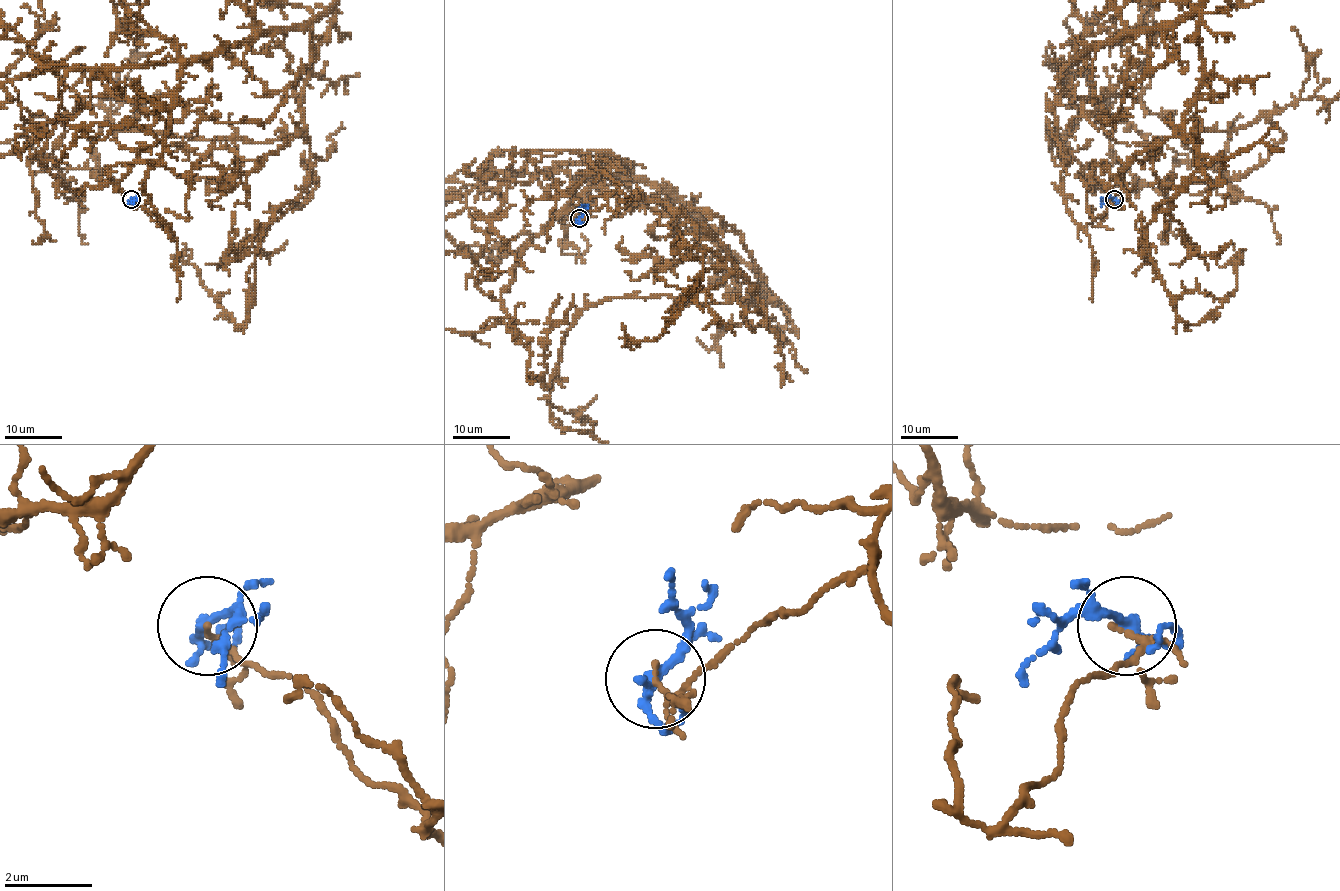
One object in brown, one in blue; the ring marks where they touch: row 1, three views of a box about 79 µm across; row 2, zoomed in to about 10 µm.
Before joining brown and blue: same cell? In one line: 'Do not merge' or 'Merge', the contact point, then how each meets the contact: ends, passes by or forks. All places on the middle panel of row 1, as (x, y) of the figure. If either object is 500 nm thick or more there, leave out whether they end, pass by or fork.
Do not merge. Place: (579, 218). At the ring brown passes by. At the ring blue passes by

